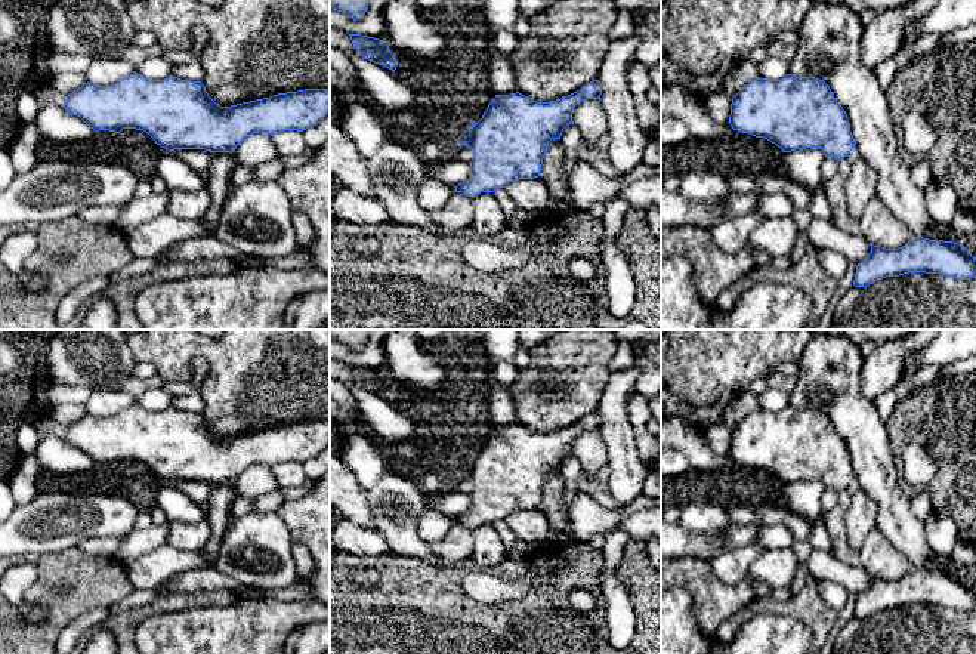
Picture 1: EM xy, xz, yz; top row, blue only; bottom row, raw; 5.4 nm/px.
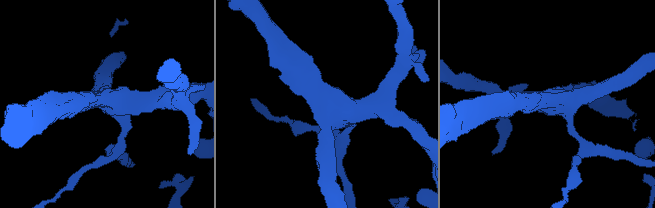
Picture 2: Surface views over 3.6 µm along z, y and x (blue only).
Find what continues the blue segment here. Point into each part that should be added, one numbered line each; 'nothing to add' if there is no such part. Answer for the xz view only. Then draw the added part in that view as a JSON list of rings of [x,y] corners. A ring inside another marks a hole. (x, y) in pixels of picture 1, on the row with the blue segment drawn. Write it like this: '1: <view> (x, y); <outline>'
nothing to add

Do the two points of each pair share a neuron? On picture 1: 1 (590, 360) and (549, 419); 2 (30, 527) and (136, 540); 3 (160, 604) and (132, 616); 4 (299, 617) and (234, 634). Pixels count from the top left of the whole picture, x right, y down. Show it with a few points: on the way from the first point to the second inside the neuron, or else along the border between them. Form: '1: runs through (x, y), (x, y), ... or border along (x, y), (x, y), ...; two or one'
1: runs through (575, 375), (568, 382), (567, 389), (552, 404); one
2: border along (133, 527), (126, 536); two
3: runs through (153, 608), (139, 613); one
4: runs through (283, 617), (250, 634); one

